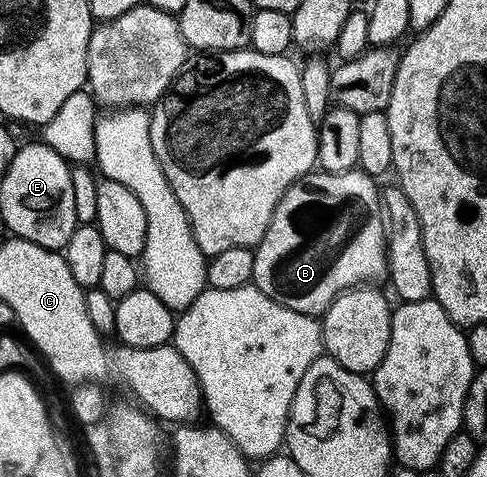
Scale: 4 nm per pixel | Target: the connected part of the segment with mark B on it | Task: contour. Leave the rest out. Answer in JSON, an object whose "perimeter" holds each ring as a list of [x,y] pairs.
{"perimeter":[[[353,169],[350,171],[343,171],[342,173],[330,173],[329,171],[317,170],[315,173],[309,174],[307,177],[300,180],[299,183],[292,184],[291,189],[280,198],[278,201],[278,205],[274,209],[274,213],[270,217],[270,225],[266,229],[266,233],[262,237],[262,241],[260,244],[254,249],[254,273],[252,274],[252,283],[255,287],[257,287],[262,293],[266,293],[266,297],[270,297],[274,301],[278,301],[282,305],[286,305],[286,309],[294,309],[298,313],[306,313],[307,315],[311,315],[313,317],[323,316],[324,310],[331,305],[331,303],[336,300],[338,295],[341,295],[342,292],[348,290],[350,287],[354,287],[357,285],[367,284],[369,281],[376,281],[376,278],[383,276],[386,271],[386,216],[384,214],[384,208],[382,206],[382,191],[378,186],[376,188],[377,180],[373,178],[373,176],[368,175],[365,171],[361,171],[359,169]]]}

